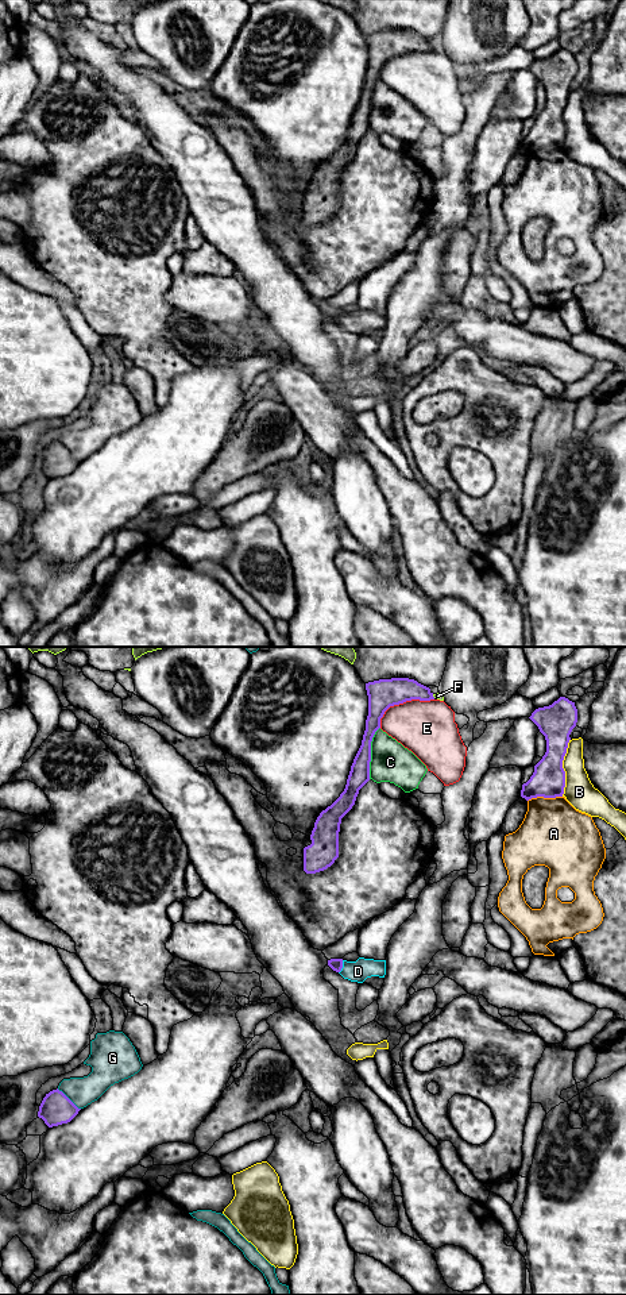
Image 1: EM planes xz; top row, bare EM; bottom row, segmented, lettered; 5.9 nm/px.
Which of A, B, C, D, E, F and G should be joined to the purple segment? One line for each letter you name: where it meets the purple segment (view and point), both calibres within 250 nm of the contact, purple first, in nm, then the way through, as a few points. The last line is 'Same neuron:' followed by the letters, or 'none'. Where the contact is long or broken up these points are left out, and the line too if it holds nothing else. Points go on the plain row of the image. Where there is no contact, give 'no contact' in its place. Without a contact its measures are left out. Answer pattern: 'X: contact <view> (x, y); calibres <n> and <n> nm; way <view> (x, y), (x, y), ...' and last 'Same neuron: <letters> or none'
D: contact xz (342, 319); calibres 80 and 130 nm; way xz (336, 316), (342, 319), (358, 323)
Same neuron: D

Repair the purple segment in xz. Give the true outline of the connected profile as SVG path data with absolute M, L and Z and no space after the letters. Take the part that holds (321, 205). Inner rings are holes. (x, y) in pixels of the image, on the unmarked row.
M409 30L379 31L366 35L368 68L362 97L353 111L347 136L340 149L320 165L310 186L312 196L304 200L304 223L316 226L331 219L339 209L341 170L355 157L359 142L370 132L371 93L380 80L380 70L394 57L411 51L434 51L429 39Z

